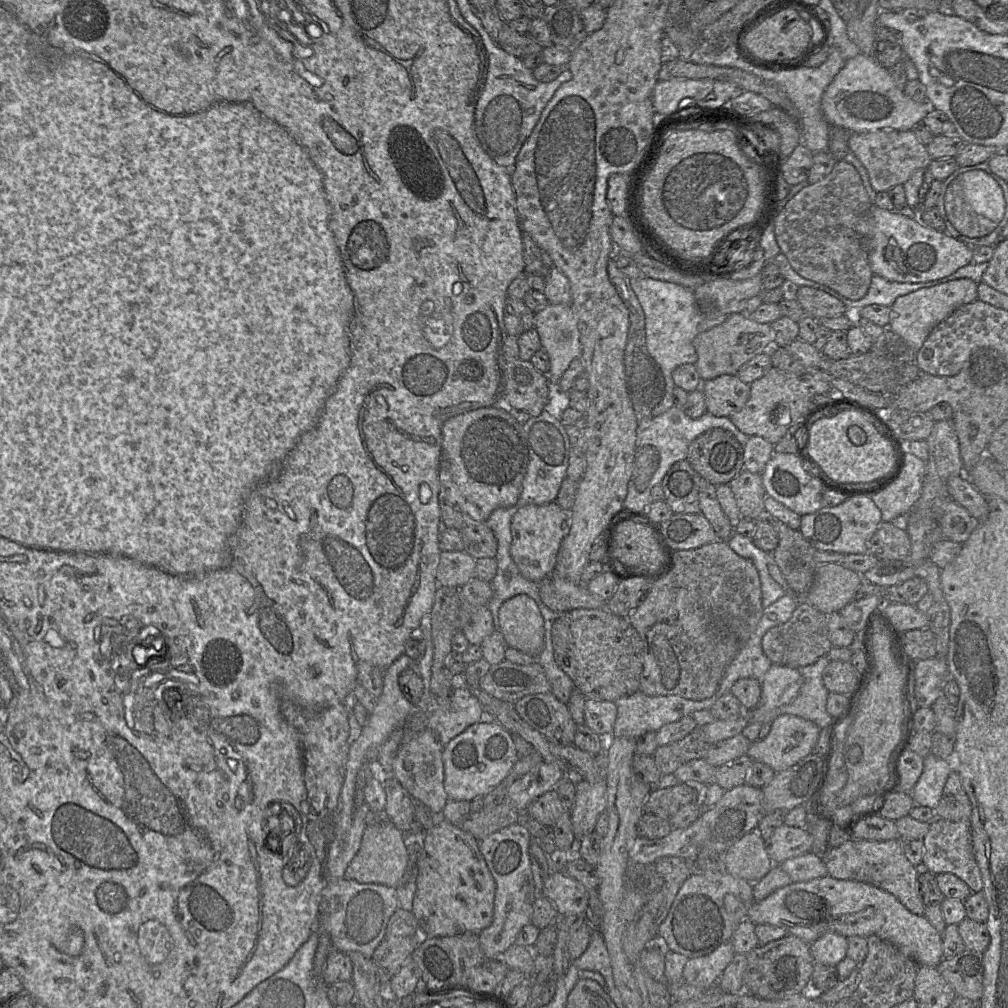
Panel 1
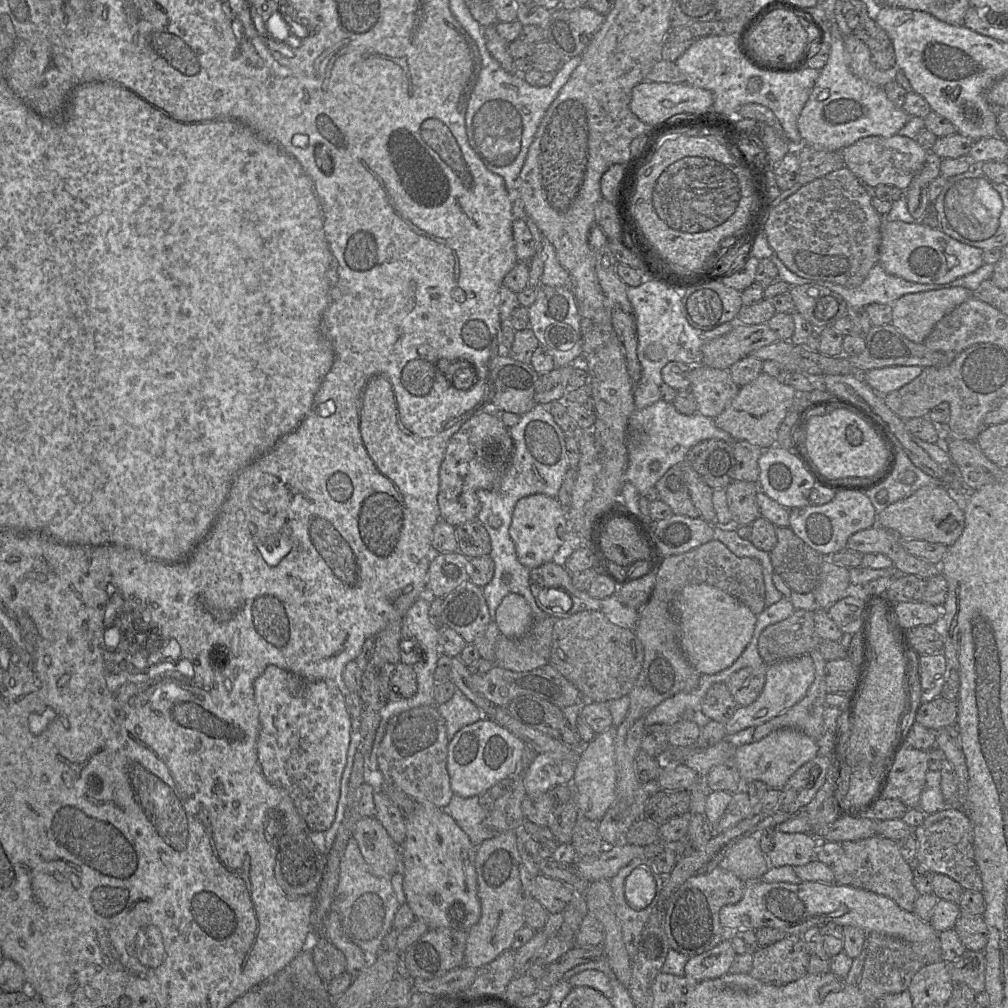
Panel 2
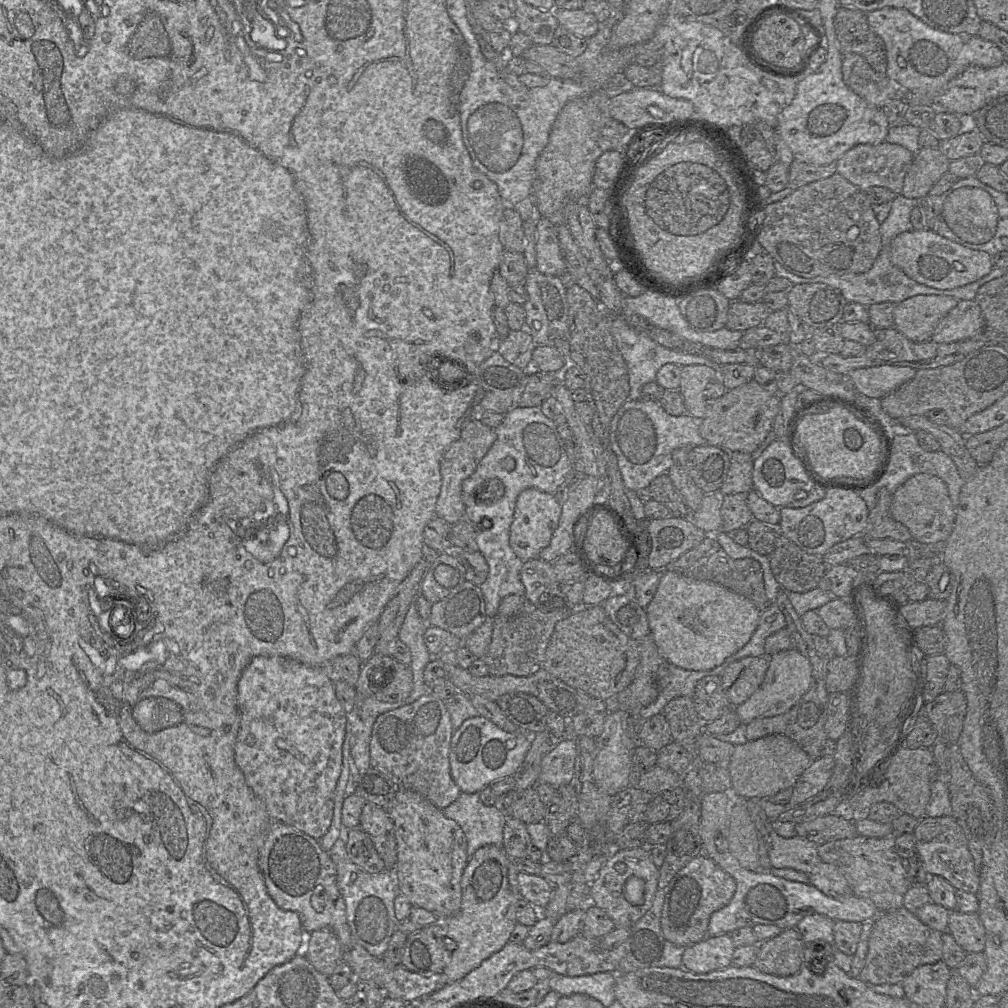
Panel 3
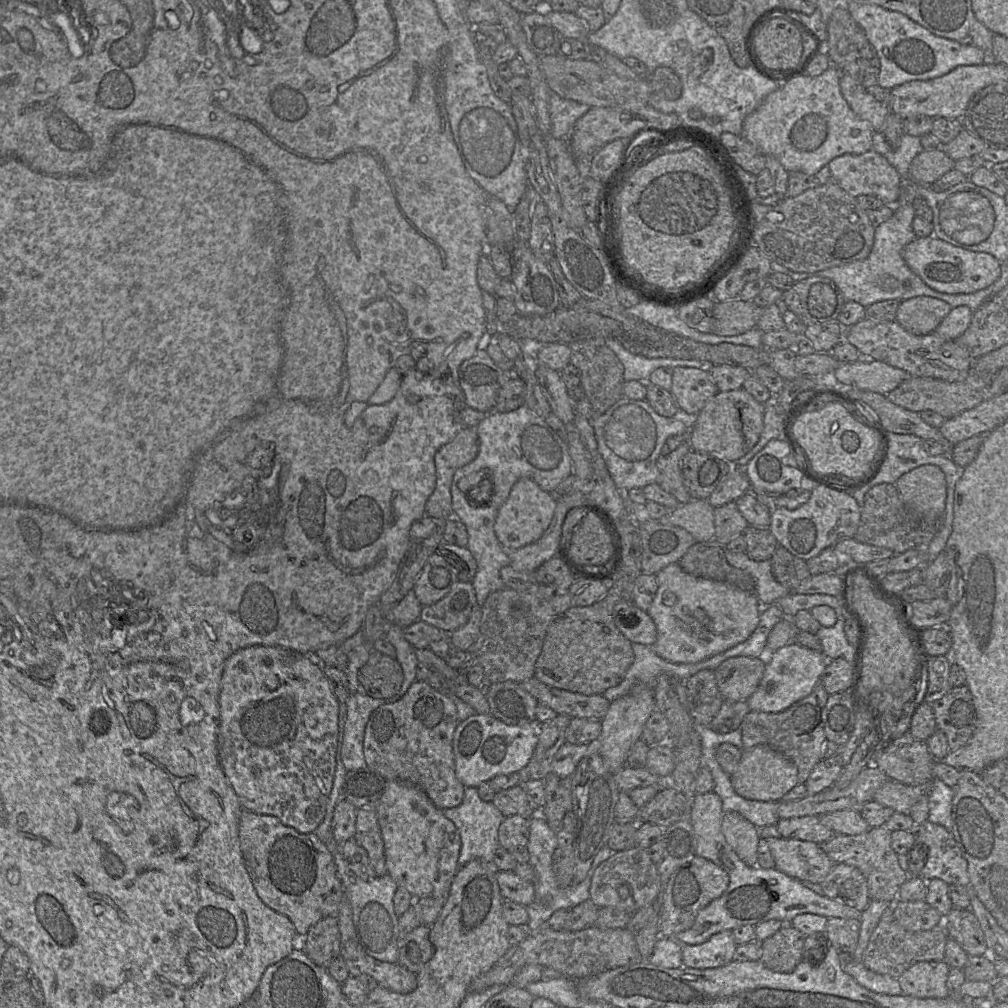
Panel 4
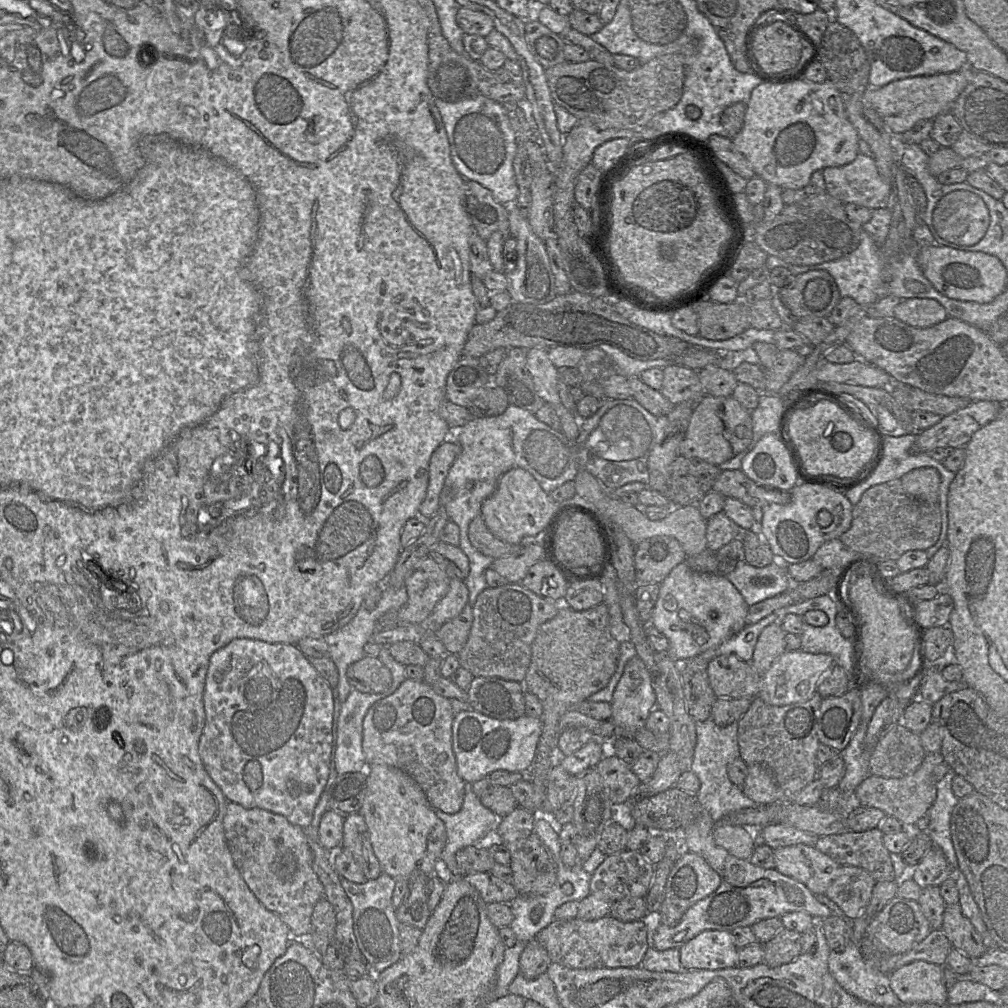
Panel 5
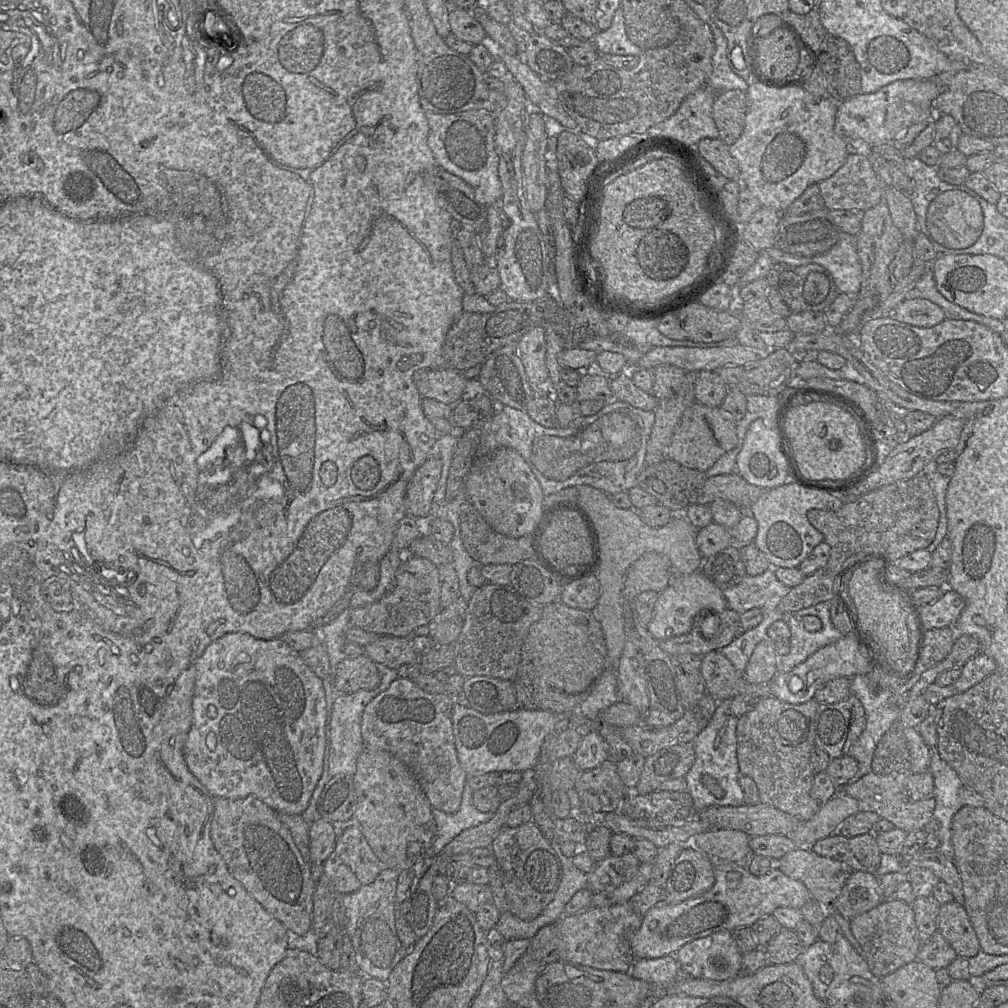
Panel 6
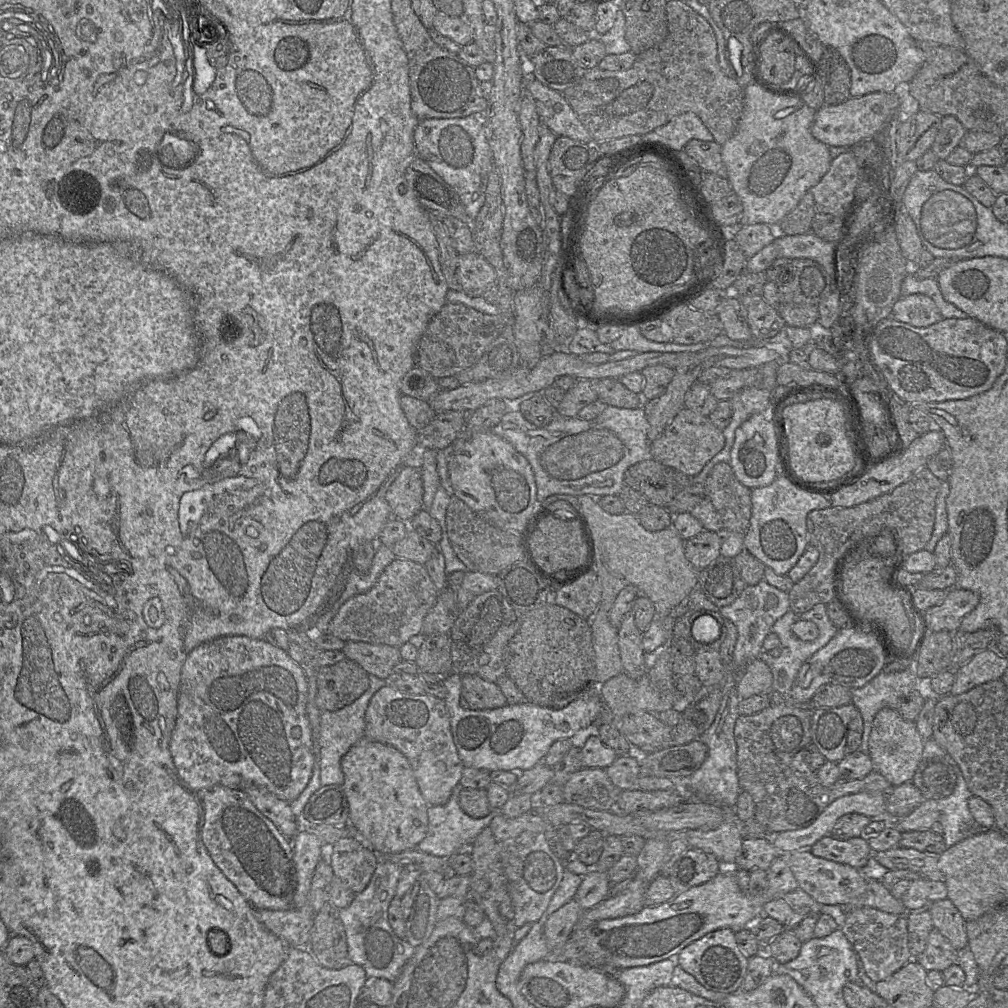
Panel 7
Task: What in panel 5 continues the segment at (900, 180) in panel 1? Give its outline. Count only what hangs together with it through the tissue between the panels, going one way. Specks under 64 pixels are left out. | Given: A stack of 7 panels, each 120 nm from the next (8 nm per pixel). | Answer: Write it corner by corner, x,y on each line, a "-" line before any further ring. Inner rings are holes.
859,153
851,163
823,169
823,177
826,192
843,204
890,207
891,183
881,177
872,157

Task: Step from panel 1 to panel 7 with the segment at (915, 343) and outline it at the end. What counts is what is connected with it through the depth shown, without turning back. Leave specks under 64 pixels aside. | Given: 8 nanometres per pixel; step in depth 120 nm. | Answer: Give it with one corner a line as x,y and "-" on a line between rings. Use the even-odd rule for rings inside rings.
924,294
902,296
893,306
890,317
915,327
928,327
943,319
936,303

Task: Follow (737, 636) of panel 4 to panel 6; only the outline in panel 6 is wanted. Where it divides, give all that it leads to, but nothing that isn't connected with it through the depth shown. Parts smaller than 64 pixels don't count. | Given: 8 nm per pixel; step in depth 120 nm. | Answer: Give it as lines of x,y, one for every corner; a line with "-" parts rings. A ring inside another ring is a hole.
698,570
687,575
675,576
659,593
647,629
657,641
663,641
688,633
692,628
695,616
701,610
722,612
726,609
727,602
722,590
712,583
701,570

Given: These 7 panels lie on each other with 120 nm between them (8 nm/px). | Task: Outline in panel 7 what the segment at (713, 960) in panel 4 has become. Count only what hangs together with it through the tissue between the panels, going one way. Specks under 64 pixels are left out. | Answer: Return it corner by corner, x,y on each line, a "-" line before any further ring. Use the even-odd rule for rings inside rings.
720,928
709,932
698,940
693,941
677,954
677,965
692,975
708,990
730,994
741,990
748,960
738,948
735,931
730,928

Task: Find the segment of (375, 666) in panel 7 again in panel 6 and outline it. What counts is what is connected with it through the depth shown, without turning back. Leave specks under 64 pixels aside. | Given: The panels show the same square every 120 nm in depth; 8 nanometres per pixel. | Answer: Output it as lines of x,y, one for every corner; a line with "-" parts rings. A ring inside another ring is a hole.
379,637
364,648
364,655
391,669
398,669
403,664
416,663
420,656
413,650
411,639
408,637

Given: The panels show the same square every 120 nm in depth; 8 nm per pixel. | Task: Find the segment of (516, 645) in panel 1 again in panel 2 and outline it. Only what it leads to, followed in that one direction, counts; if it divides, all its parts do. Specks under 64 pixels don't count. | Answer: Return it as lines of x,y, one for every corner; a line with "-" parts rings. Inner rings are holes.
509,593
497,607
494,621
501,634
510,638
521,638
533,625
534,615
522,595

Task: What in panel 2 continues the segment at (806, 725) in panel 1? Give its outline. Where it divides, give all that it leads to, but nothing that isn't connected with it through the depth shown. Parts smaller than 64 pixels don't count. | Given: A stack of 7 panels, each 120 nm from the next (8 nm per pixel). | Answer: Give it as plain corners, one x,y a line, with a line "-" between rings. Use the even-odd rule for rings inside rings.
791,728
777,729
759,741
741,745
735,749
734,761
741,778
741,788
758,780
770,789
781,790
789,778
802,765
817,756
817,742

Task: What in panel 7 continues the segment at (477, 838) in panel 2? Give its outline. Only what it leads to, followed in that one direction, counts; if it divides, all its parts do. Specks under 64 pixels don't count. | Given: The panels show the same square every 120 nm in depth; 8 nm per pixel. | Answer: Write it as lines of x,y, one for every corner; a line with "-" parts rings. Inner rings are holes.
457,784
452,794
444,805
428,805
428,828
425,838
417,845
417,849
434,856
449,858
458,852
467,852
478,834
489,826
492,819
498,813
491,811
482,818
472,818
467,815
459,805
459,794
464,789
461,784

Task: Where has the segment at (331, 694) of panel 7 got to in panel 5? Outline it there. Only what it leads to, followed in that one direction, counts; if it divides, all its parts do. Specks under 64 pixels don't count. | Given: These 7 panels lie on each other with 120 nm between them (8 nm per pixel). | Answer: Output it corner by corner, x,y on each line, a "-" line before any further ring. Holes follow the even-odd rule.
367,656
352,663
346,671
352,689
374,694
387,690
392,683
390,670
378,657

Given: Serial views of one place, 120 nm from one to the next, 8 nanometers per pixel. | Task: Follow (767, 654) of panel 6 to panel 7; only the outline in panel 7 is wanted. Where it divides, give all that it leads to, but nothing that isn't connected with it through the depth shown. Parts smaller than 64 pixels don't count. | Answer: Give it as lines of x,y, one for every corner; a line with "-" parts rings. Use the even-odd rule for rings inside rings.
760,658
754,659
747,667
737,685
740,700
753,695
768,694
772,689
773,674
769,666

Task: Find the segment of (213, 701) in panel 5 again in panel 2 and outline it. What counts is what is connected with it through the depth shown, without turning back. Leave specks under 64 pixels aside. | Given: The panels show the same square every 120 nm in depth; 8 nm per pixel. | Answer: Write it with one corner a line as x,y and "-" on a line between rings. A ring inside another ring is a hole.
269,665
254,682
254,698
260,721
257,756
262,772
270,784
289,795
299,816
311,831
325,832
336,815
352,726
345,704
345,692
339,689
339,681
309,681
275,665

